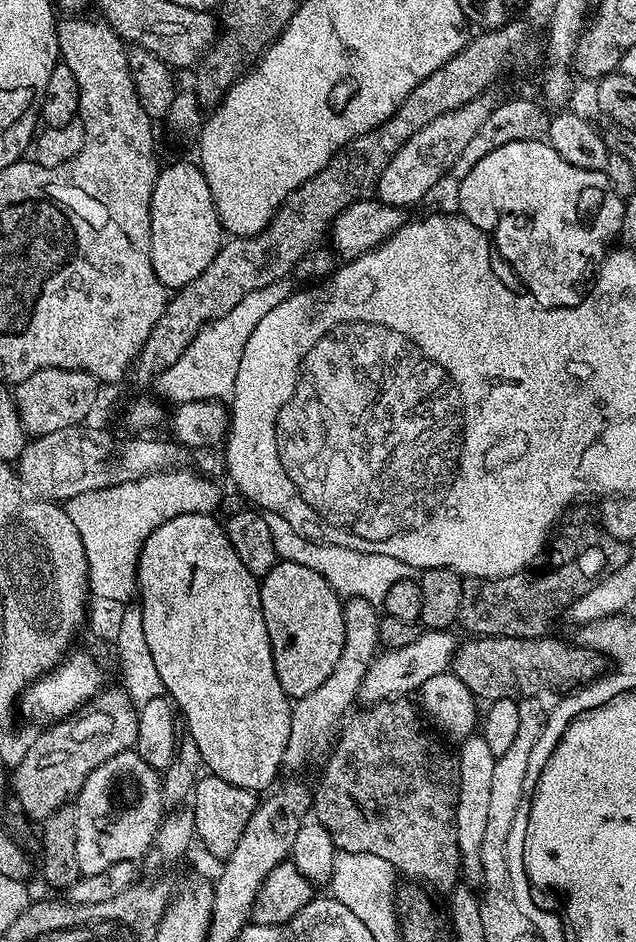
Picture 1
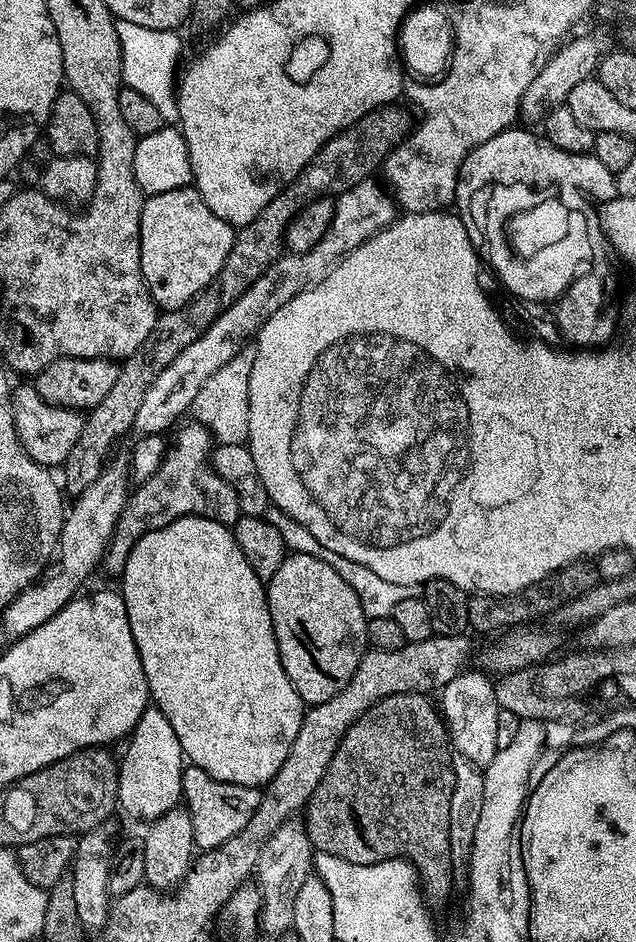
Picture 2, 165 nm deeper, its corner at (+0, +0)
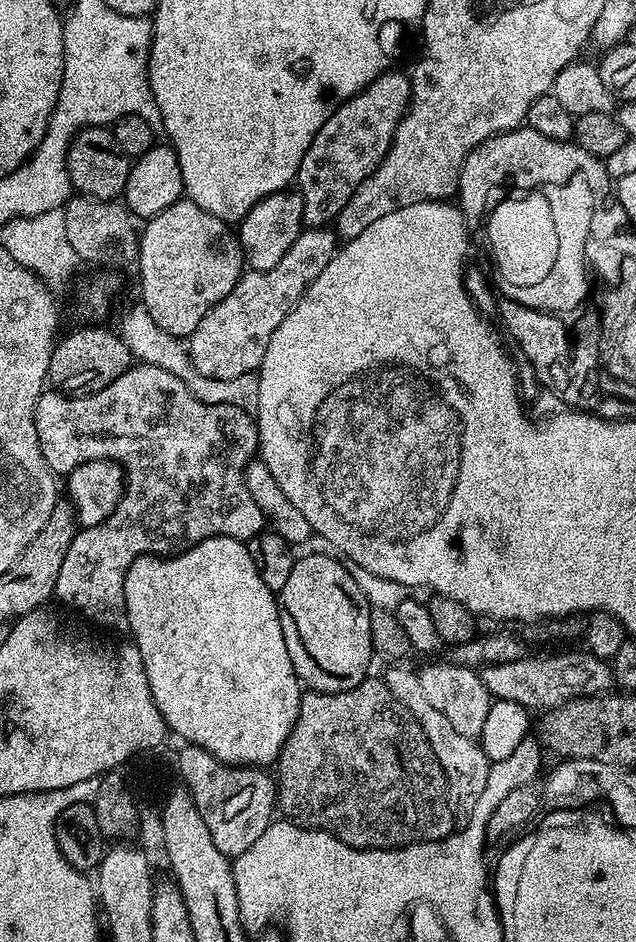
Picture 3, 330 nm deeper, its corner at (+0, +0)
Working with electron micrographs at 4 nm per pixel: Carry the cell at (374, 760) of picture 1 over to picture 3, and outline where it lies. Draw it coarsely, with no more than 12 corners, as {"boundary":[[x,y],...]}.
{"boundary":[[383,679],[305,691],[278,808],[351,848],[454,831]]}

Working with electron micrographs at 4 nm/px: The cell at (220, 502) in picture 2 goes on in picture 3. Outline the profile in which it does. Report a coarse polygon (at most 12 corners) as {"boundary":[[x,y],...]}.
{"boundary":[[140,362],[41,392],[57,474],[115,460],[118,521],[77,531],[55,599],[128,627],[140,556],[265,531],[253,413]]}

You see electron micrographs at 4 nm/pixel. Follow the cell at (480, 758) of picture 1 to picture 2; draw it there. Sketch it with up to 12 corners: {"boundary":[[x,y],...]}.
{"boundary":[[465,670],[438,693],[450,743],[479,769],[498,746],[491,675]]}

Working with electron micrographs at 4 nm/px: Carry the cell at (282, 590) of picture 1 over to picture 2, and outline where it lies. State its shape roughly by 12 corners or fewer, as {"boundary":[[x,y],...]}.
{"boundary":[[292,552],[266,591],[305,705],[346,690],[370,648],[350,582]]}

